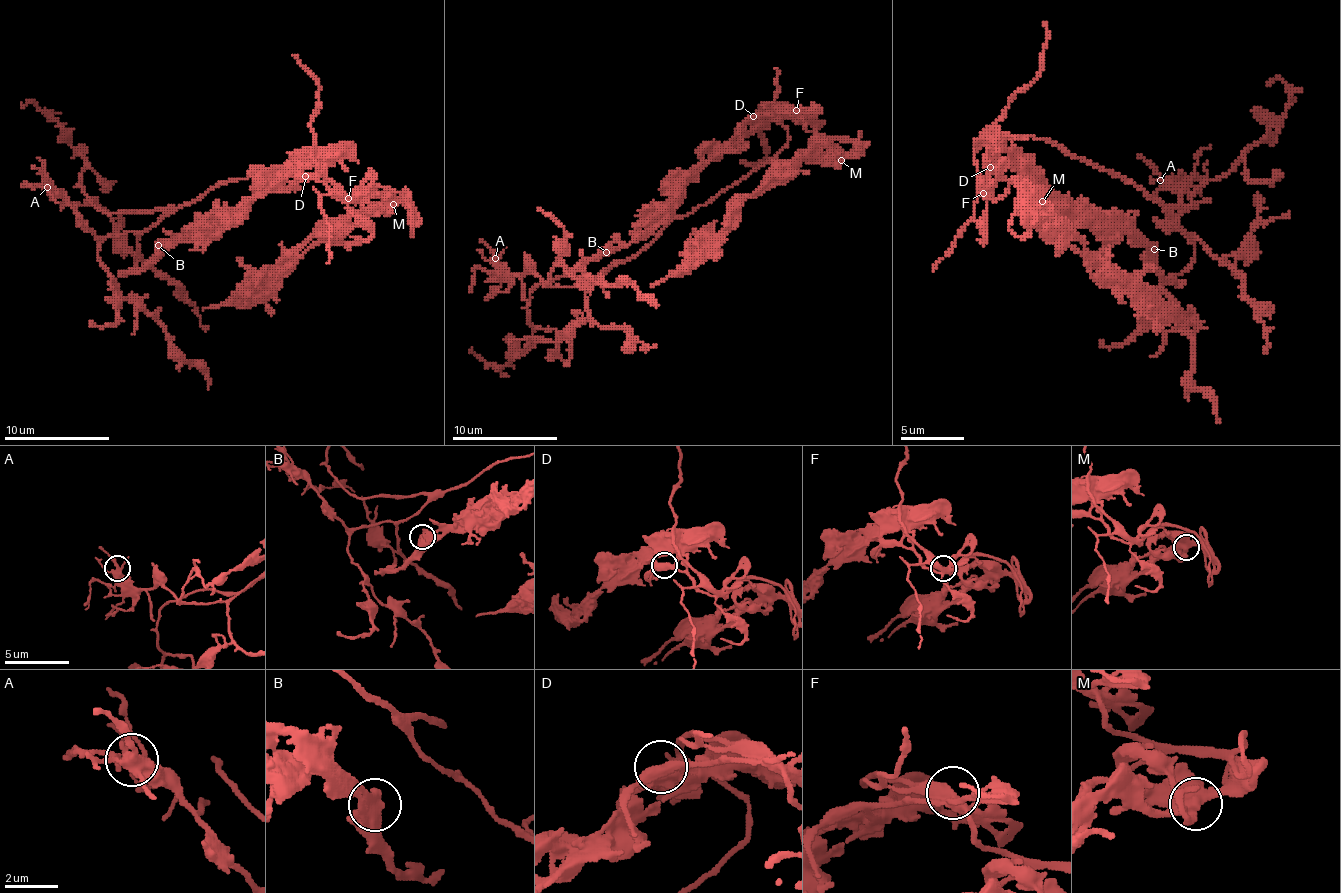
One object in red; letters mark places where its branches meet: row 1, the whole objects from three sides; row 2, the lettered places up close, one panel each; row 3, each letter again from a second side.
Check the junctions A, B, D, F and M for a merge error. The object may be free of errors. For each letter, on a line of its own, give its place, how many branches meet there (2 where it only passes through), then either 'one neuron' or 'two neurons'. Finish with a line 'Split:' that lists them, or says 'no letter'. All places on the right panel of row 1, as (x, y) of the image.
A: (1160, 180) | 4 | one neuron
B: (1154, 249) | 3 | one neuron
D: (990, 167) | 4 | one neuron
F: (983, 193) | 4 | one neuron
M: (1042, 201) | 4 | one neuron
Split: no letter

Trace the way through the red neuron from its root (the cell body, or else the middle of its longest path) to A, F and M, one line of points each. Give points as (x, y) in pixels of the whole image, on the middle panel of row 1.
A: (748, 176), (677, 216), (635, 255), (614, 260), (585, 284), (548, 287), (535, 273), (511, 273), (495, 258)
F: (748, 176), (788, 142), (788, 129), (772, 113), (795, 110)
M: (748, 176), (788, 142), (772, 116), (782, 110), (819, 137), (848, 139), (853, 150), (840, 160)

